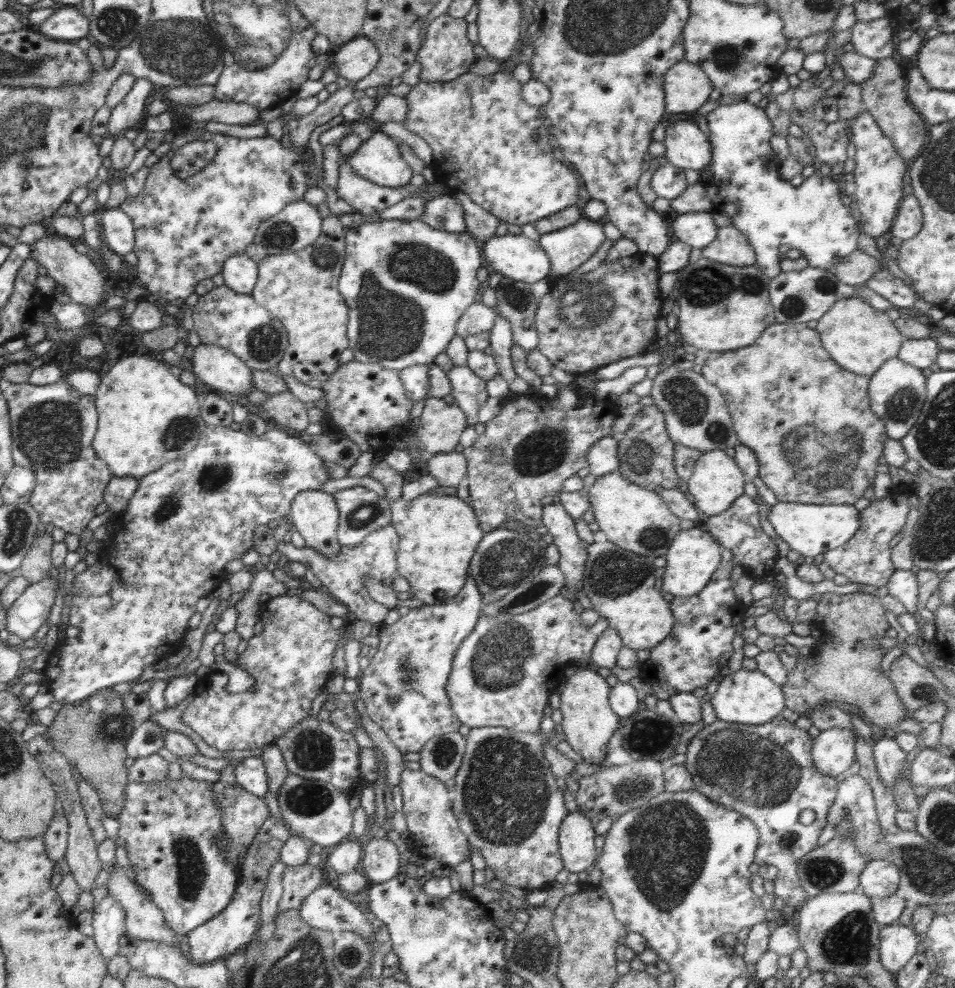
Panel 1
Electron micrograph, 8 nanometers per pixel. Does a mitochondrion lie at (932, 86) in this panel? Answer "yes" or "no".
no

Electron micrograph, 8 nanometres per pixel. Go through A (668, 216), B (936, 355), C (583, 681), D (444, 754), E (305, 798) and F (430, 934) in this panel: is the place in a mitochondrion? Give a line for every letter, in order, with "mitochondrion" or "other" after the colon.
A: other
B: other
C: other
D: mitochondrion
E: mitochondrion
F: other

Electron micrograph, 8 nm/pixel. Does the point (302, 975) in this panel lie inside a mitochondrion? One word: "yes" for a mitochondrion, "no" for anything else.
yes

